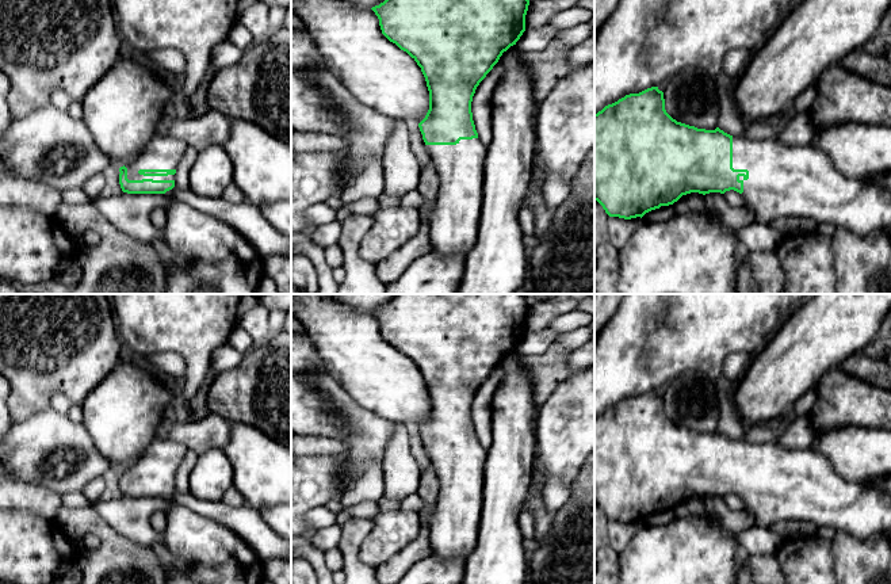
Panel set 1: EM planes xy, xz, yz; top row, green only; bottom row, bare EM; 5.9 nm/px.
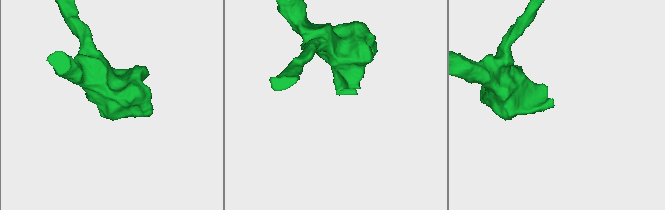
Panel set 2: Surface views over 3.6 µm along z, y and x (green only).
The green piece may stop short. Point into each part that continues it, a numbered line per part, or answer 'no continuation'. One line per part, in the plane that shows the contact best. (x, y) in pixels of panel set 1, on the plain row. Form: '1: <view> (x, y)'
1: xy (163, 455)

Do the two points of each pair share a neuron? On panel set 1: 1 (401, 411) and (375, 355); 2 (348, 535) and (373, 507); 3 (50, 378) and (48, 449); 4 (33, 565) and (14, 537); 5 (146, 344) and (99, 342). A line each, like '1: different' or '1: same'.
1: same
2: different
3: different
4: same
5: different

